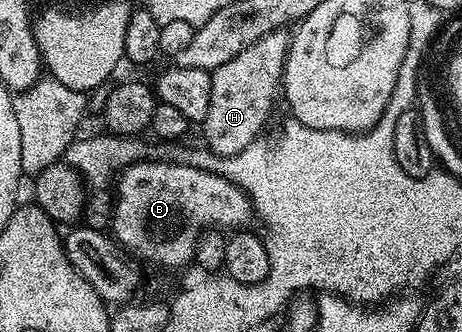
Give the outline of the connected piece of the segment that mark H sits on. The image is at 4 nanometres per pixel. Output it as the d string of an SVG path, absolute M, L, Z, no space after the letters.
M288 28L276 29L263 35L263 39L255 39L251 47L239 51L239 55L227 59L227 63L212 70L211 107L207 107L203 122L204 144L210 153L217 157L239 155L239 151L262 136L261 128L268 123L273 100L279 97L283 85L290 40Z

